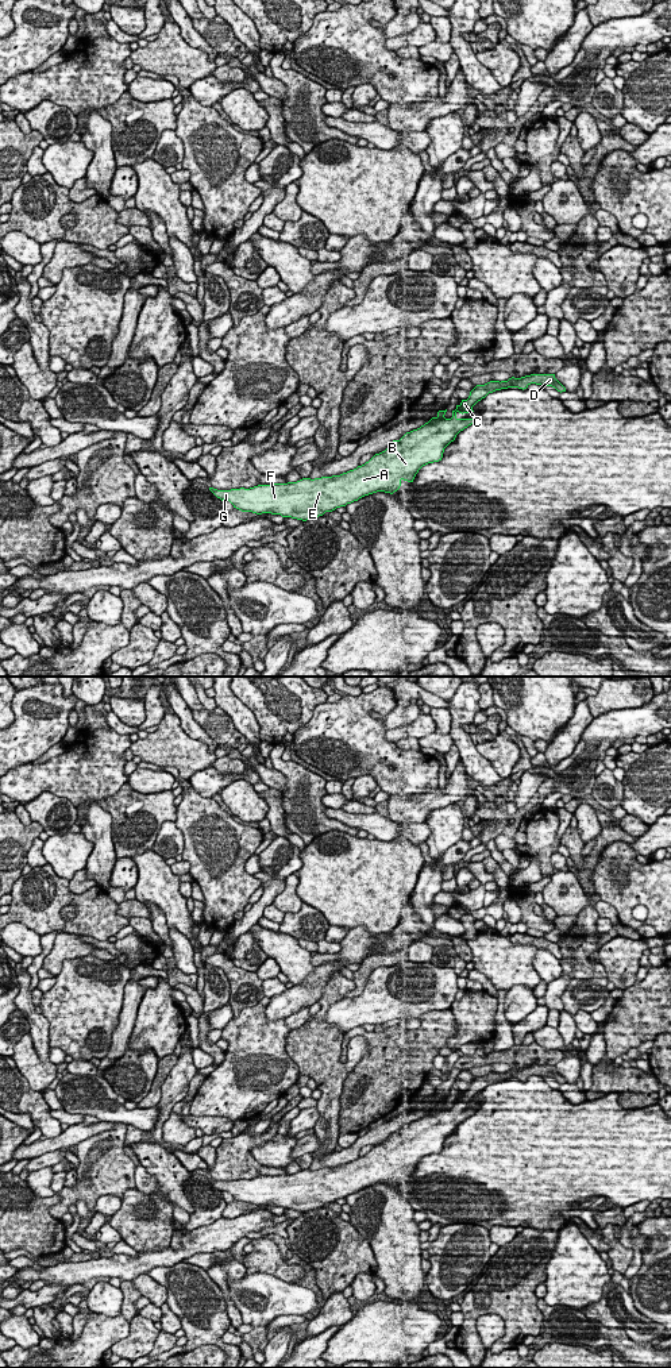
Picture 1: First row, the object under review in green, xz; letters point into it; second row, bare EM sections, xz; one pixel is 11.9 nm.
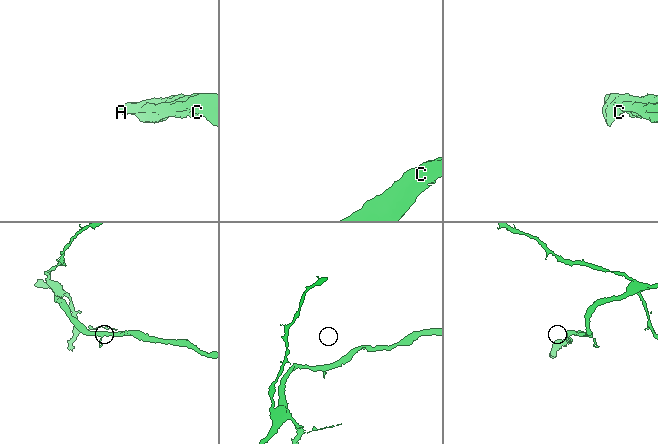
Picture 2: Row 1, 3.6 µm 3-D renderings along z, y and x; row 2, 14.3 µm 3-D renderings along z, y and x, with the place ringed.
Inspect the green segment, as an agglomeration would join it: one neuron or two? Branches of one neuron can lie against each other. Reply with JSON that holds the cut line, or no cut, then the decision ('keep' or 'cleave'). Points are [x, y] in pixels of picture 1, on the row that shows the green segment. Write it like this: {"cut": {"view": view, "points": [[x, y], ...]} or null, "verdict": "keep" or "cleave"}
{"cut": null, "verdict": "keep"}

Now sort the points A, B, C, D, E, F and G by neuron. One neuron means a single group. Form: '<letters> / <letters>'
A B C D E F G

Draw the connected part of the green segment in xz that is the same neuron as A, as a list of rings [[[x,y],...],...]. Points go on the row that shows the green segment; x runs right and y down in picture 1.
[[[531,374],[508,381],[490,381],[477,385],[467,400],[462,400],[452,417],[446,419],[446,411],[417,429],[406,432],[400,440],[393,440],[387,448],[375,454],[369,462],[340,475],[302,478],[297,482],[258,485],[250,489],[209,490],[221,501],[230,501],[242,512],[257,515],[271,513],[297,520],[315,520],[325,512],[346,506],[359,498],[385,492],[393,494],[401,481],[413,482],[419,470],[443,458],[444,448],[456,435],[475,421],[473,406],[495,390],[518,388],[531,384],[552,386],[558,392],[566,388],[555,374]]]

